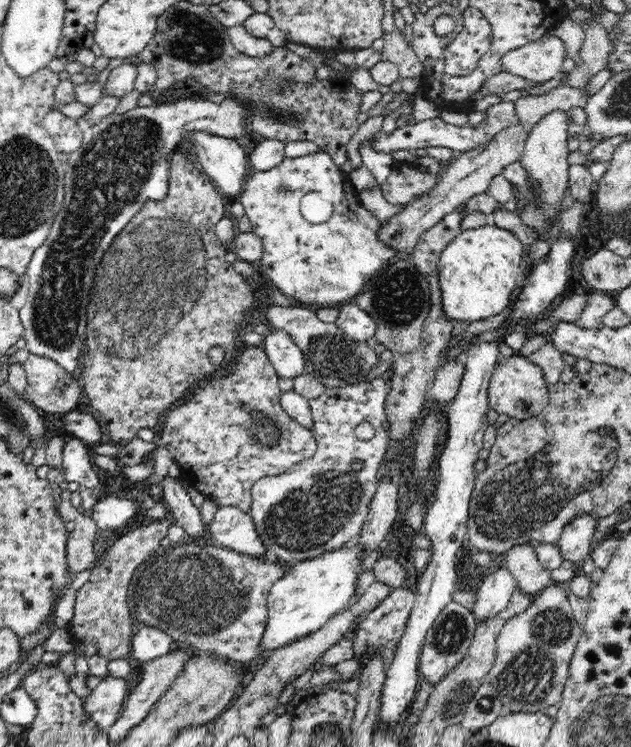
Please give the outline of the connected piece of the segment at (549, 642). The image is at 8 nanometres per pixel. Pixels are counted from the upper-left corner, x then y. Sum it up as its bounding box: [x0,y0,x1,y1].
[486,584,582,714]

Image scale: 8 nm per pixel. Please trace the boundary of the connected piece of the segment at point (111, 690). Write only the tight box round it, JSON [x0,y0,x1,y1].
[83,675,128,731]

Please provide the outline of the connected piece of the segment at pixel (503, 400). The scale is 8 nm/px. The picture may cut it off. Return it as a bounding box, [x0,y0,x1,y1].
[489,355,549,420]

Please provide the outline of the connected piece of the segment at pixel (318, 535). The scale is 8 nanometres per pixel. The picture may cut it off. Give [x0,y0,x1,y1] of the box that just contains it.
[248,370,393,566]

